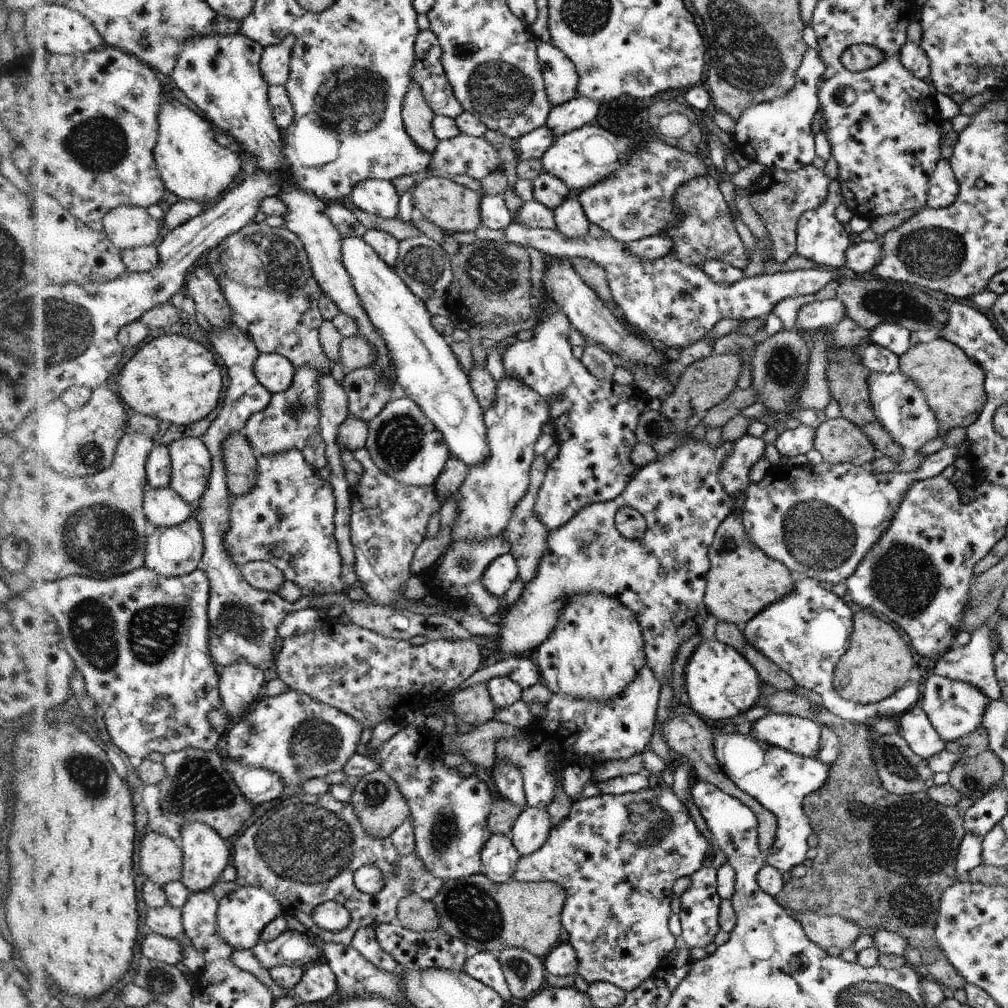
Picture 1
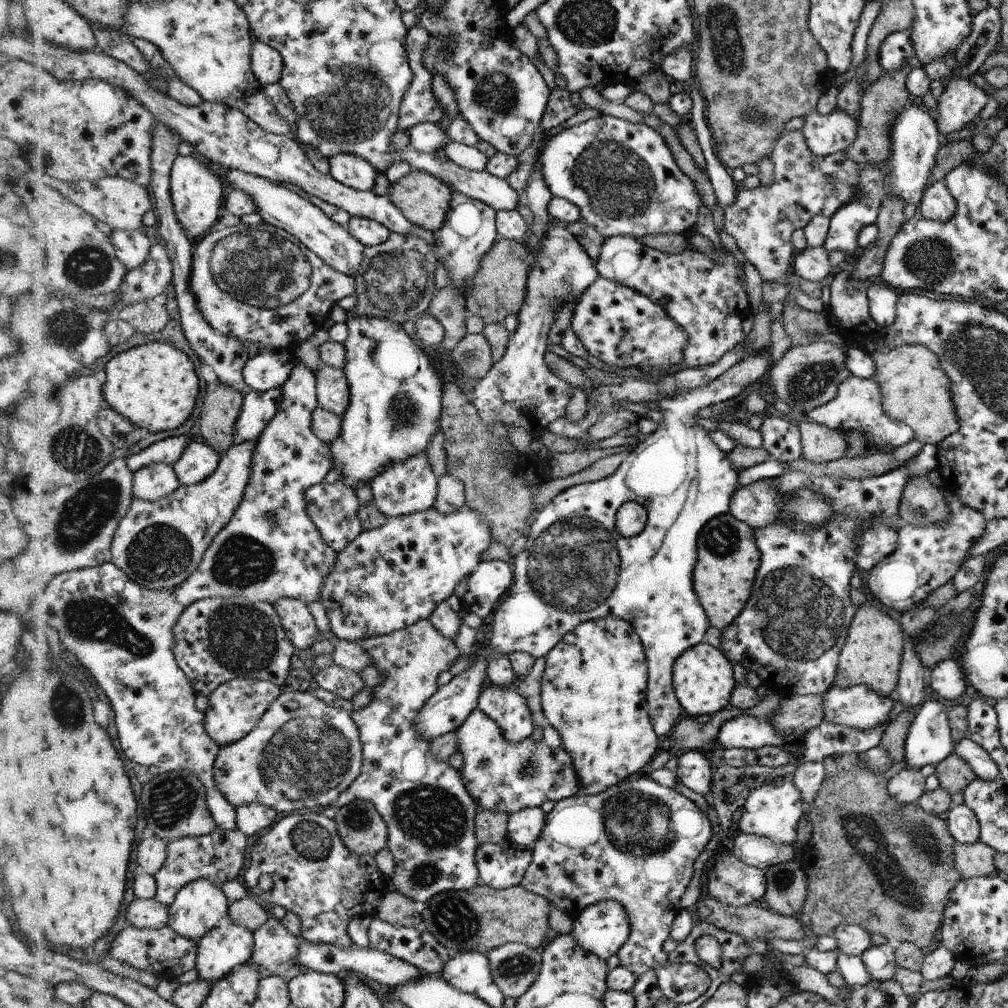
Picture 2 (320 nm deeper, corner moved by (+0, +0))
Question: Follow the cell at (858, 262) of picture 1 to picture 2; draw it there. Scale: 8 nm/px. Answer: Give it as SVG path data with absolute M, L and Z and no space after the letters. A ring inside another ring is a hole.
M807 247L796 253L793 267L798 279L821 282L826 276L833 275L837 268L831 265L828 250L823 247Z

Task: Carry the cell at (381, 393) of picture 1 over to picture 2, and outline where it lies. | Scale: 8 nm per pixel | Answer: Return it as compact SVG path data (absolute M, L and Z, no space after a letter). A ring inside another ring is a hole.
M323 365L316 373L316 380L319 407L344 416L352 400L345 370Z

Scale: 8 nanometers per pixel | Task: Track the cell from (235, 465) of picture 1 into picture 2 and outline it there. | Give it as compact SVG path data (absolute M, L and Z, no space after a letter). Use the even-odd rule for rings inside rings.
M220 380L206 387L206 406L197 434L223 457L238 442L238 420L245 408L246 395Z

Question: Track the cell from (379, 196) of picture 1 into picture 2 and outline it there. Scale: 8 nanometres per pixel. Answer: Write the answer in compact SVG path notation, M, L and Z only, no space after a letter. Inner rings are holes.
M341 154L328 161L330 175L341 184L358 191L372 191L376 183L377 170L360 156Z

